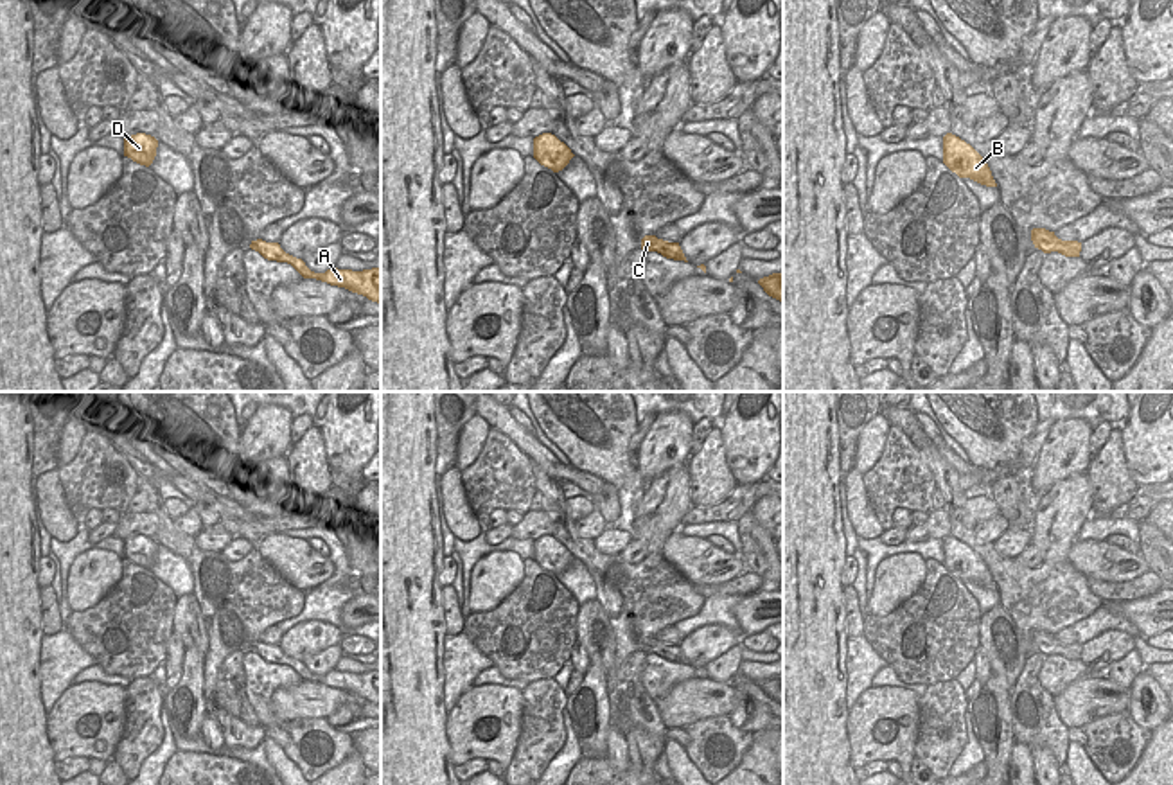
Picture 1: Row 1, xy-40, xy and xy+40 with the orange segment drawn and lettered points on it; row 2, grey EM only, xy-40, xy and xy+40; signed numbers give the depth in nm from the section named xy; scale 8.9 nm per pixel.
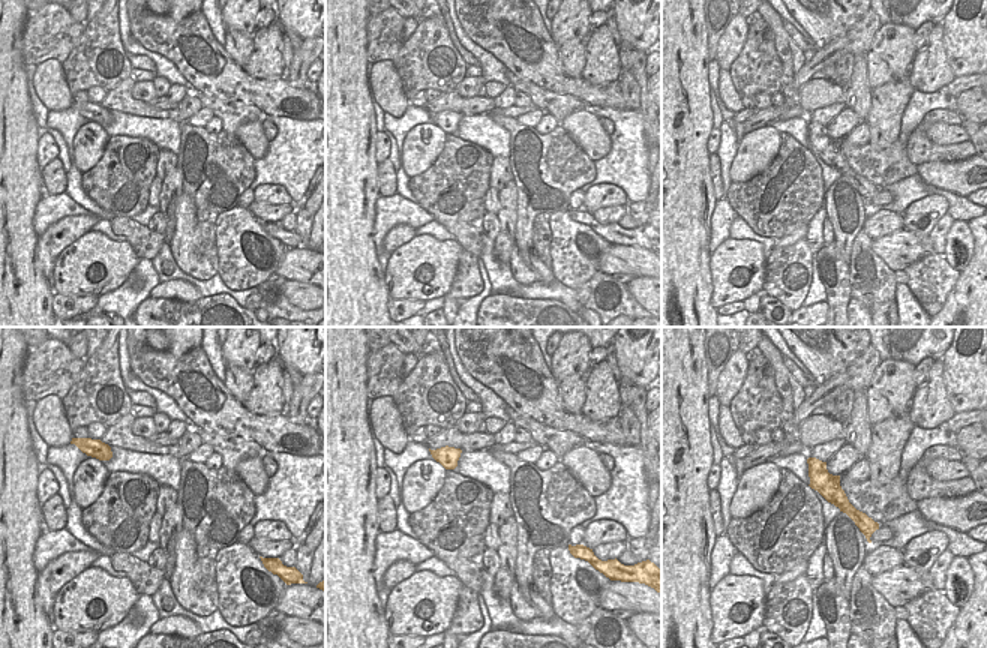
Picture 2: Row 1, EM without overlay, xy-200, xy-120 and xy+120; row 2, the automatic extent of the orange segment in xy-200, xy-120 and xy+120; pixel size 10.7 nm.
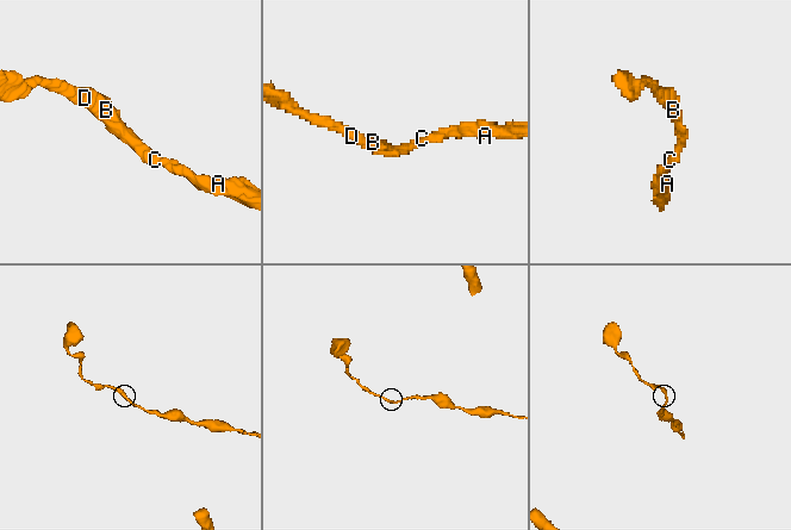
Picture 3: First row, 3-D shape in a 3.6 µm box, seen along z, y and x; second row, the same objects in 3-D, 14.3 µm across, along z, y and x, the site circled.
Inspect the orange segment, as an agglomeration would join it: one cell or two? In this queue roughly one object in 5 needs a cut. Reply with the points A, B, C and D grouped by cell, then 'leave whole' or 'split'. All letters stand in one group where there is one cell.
A B C D; leave whole

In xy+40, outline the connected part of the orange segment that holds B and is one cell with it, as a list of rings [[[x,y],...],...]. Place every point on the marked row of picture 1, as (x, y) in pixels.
[[[943,137],[943,163],[959,178],[970,178],[986,187],[997,187],[984,158],[959,137]]]

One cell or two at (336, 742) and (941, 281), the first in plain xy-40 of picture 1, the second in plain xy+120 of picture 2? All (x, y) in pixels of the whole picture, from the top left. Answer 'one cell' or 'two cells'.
one cell

